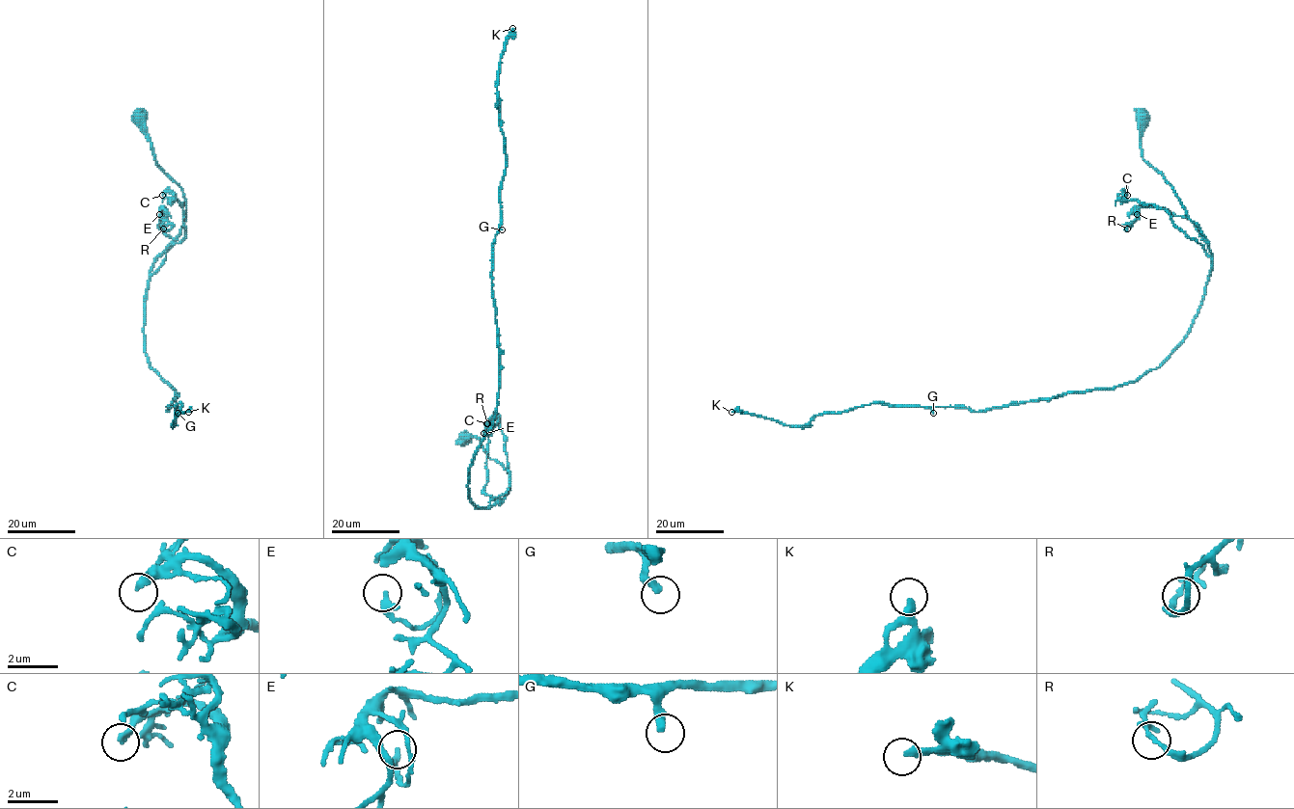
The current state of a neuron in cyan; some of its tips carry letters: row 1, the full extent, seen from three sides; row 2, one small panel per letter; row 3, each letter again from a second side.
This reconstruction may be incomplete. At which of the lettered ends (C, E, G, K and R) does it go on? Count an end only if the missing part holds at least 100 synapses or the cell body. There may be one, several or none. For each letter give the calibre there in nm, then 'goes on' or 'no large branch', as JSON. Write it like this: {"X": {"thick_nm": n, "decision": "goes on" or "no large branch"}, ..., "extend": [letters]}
{"C": {"thick_nm": 260, "decision": "no large branch"}, "E": {"thick_nm": 280, "decision": "no large branch"}, "G": {"thick_nm": 300, "decision": "no large branch"}, "K": {"thick_nm": 200, "decision": "goes on"}, "R": {"thick_nm": 150, "decision": "no large branch"}, "extend": ["K"]}

